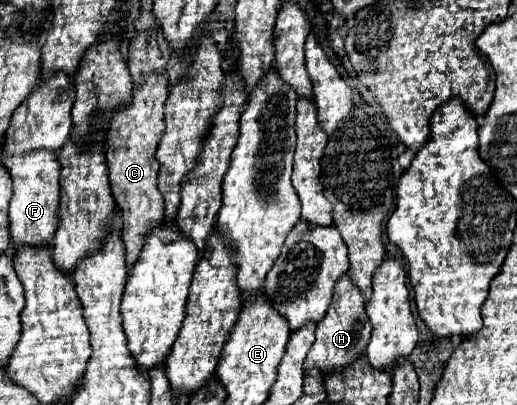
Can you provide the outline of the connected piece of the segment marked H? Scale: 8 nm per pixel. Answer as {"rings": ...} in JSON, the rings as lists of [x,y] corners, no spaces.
{"rings":[[[342,274],[334,286],[334,298],[326,312],[326,316],[316,326],[316,342],[312,344],[308,358],[304,362],[304,370],[320,368],[322,372],[330,368],[342,368],[352,364],[362,352],[366,352],[370,340],[370,322],[364,312],[364,296],[358,286],[350,280],[348,274]]]}

